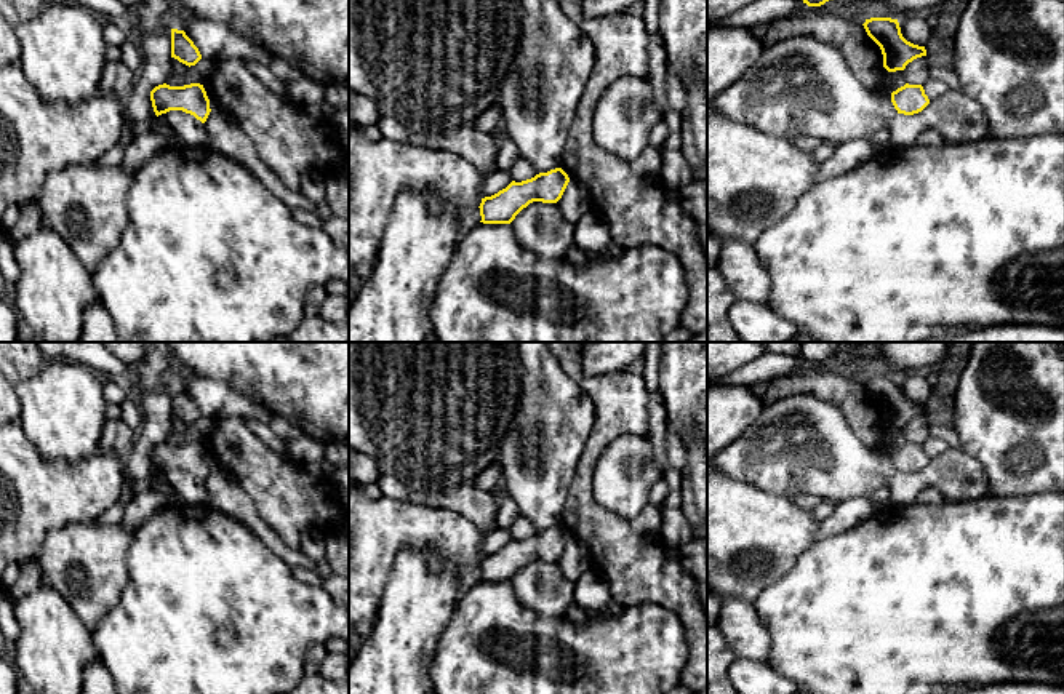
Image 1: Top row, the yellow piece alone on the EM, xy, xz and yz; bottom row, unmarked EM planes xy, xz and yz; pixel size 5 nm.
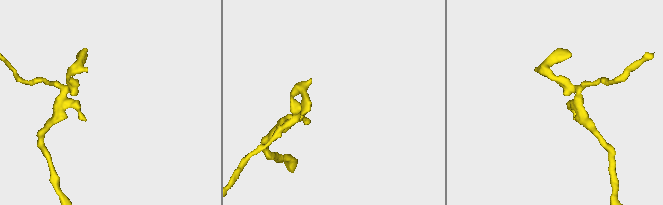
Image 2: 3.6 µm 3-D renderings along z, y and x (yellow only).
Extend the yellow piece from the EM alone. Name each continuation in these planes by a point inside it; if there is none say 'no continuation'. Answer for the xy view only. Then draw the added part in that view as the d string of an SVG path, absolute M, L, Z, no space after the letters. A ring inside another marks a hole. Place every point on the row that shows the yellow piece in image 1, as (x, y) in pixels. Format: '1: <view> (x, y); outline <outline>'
no continuation

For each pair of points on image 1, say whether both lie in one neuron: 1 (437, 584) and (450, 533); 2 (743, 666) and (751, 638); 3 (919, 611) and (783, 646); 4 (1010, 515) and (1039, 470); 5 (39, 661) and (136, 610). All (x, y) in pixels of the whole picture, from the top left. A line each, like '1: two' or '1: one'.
1: two
2: two
3: one
4: two
5: two

